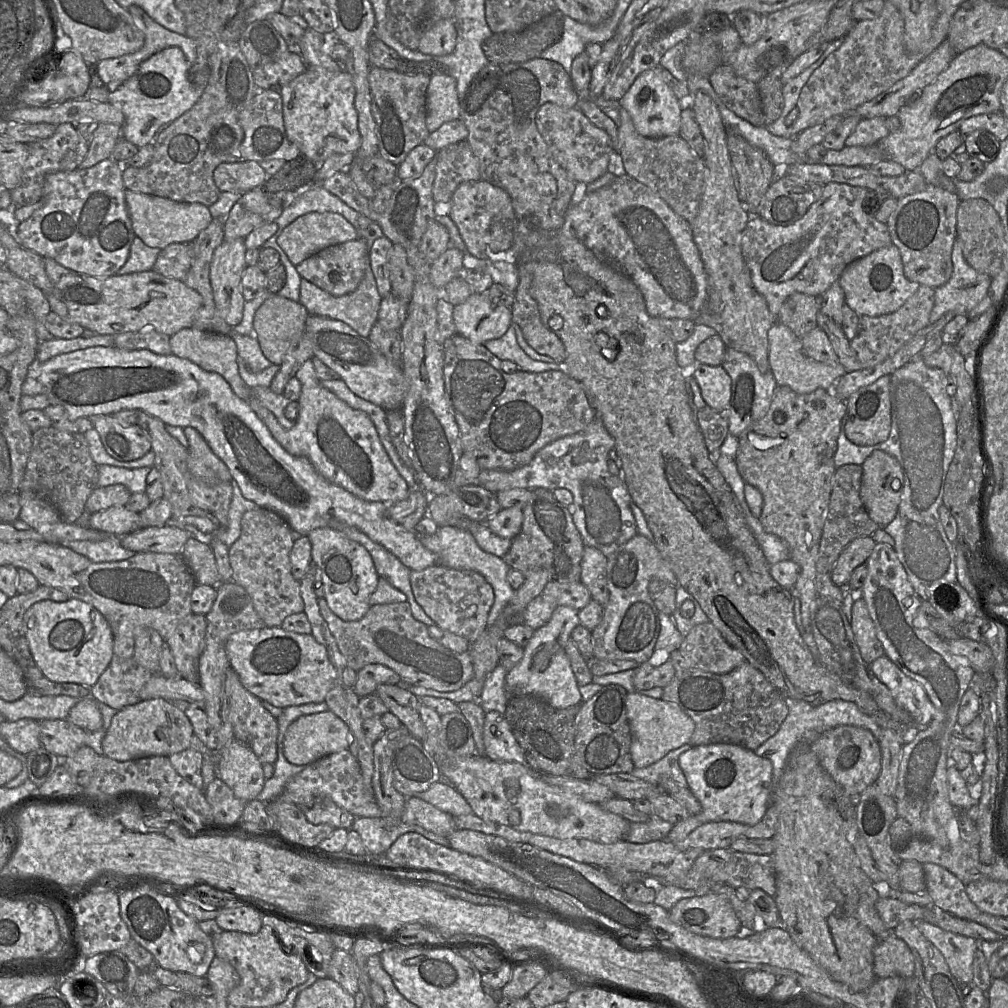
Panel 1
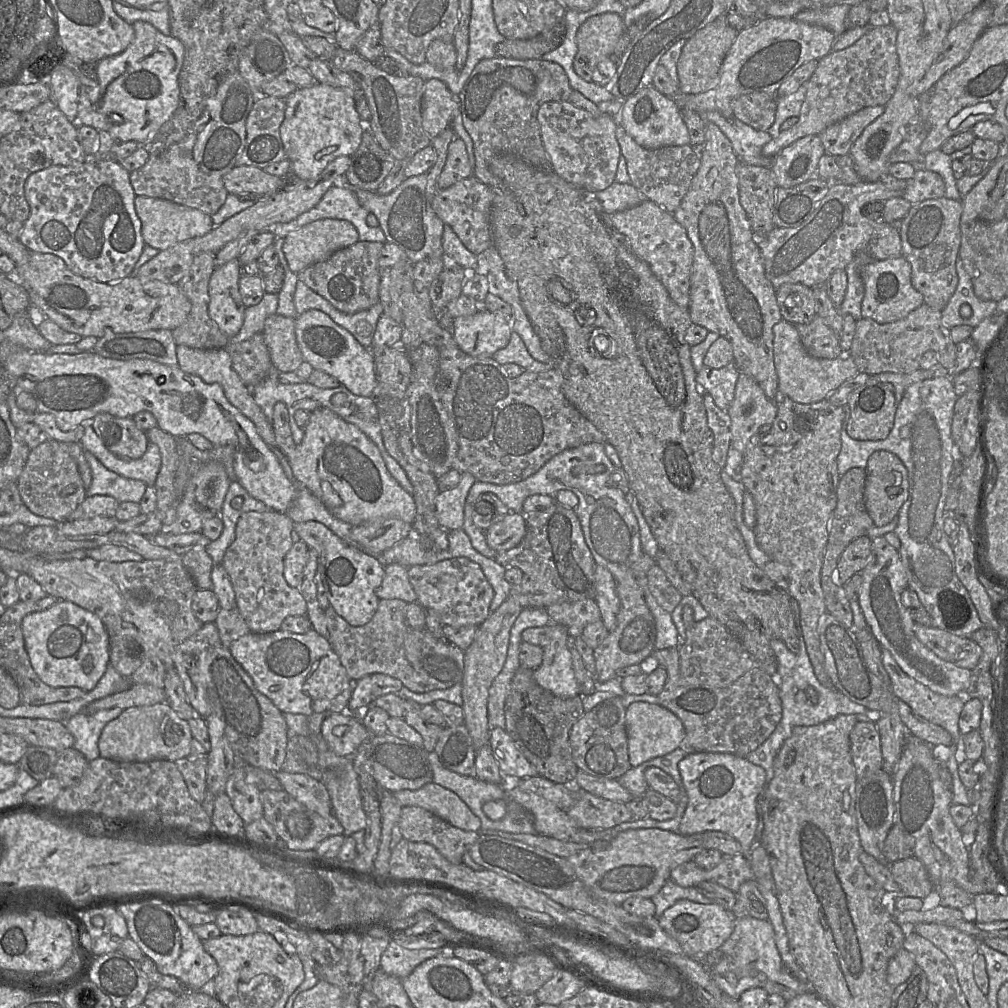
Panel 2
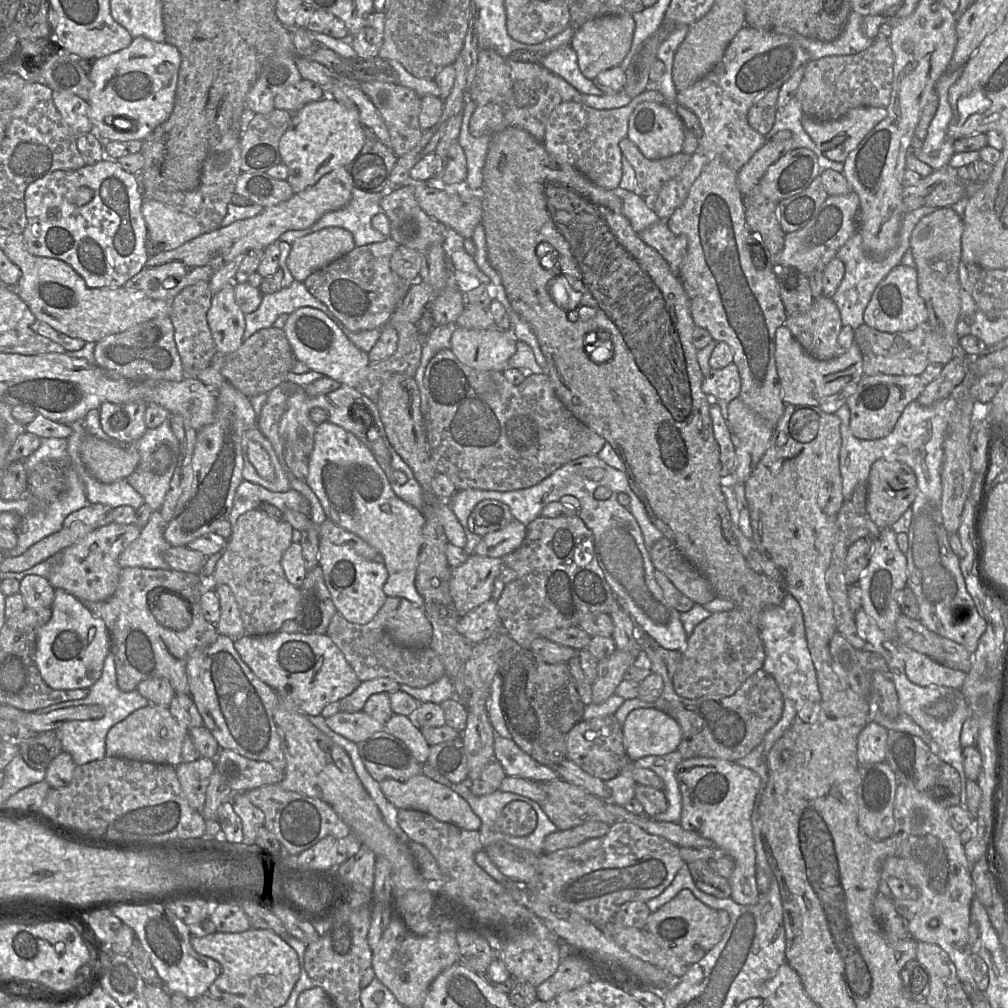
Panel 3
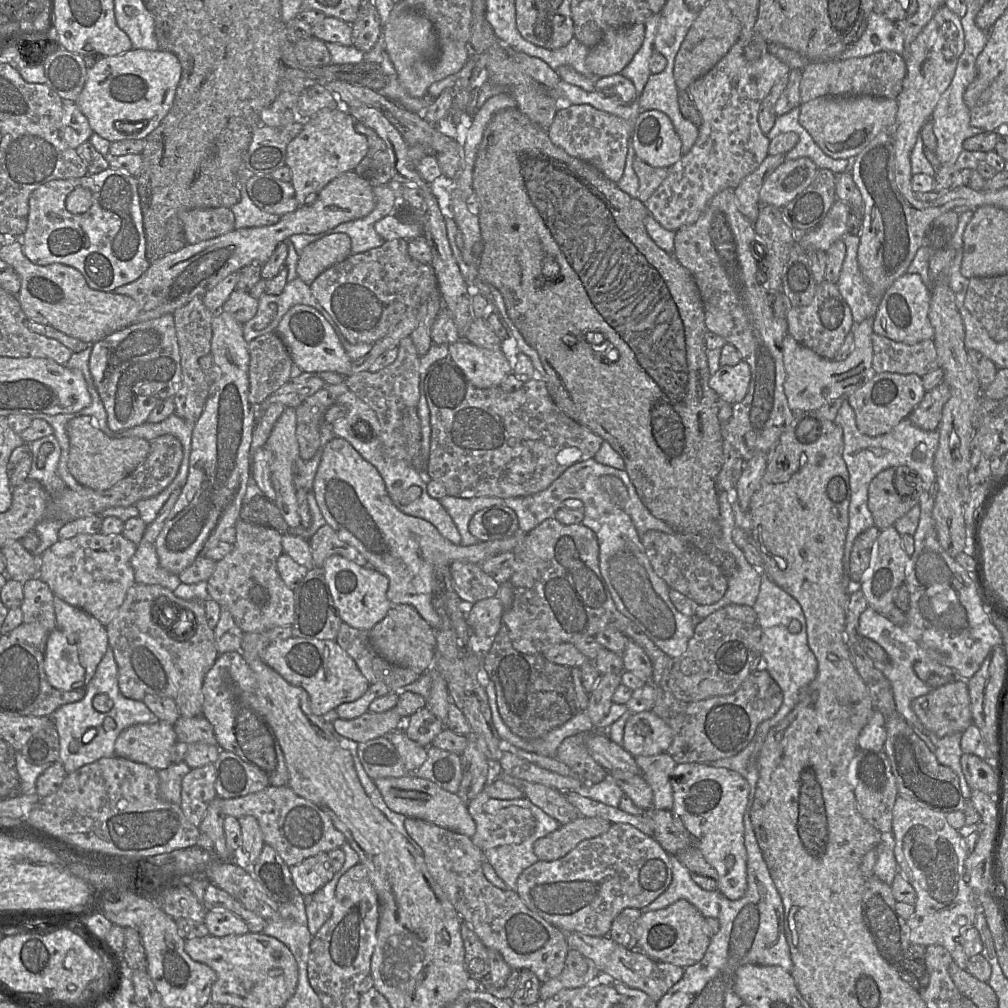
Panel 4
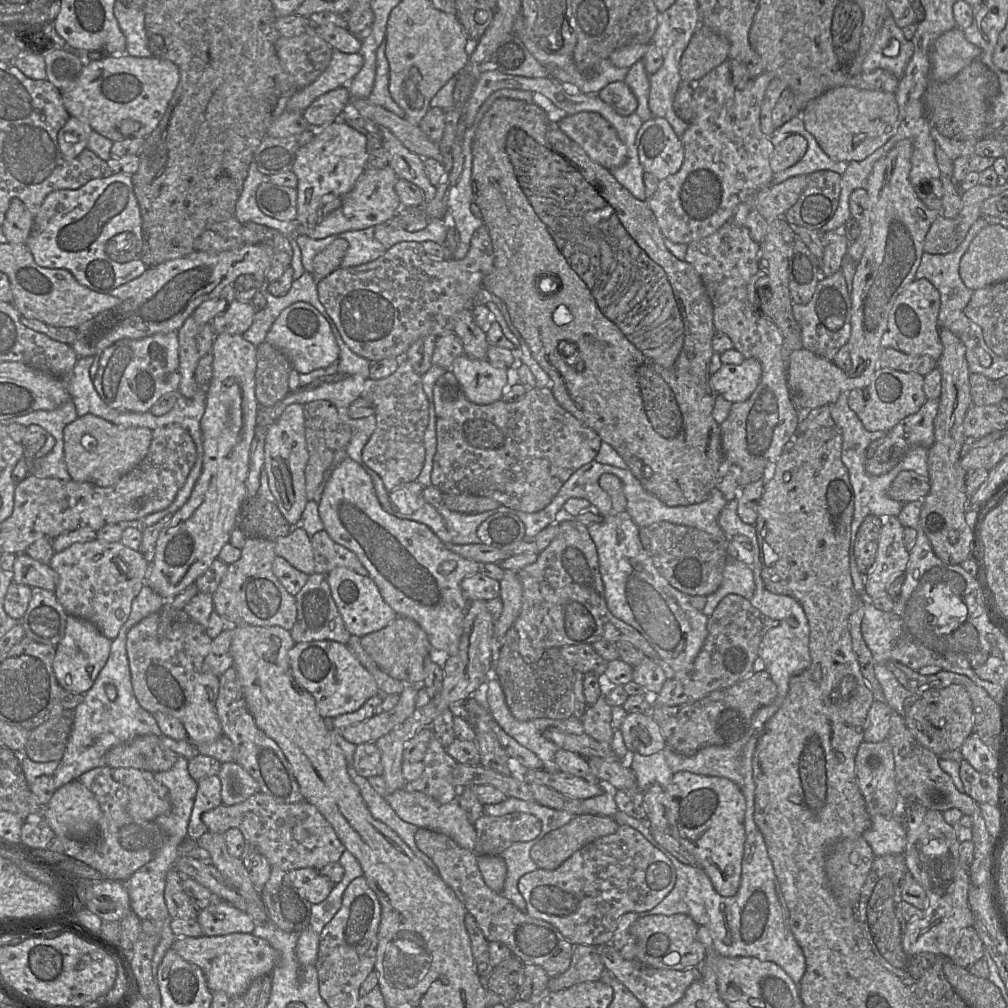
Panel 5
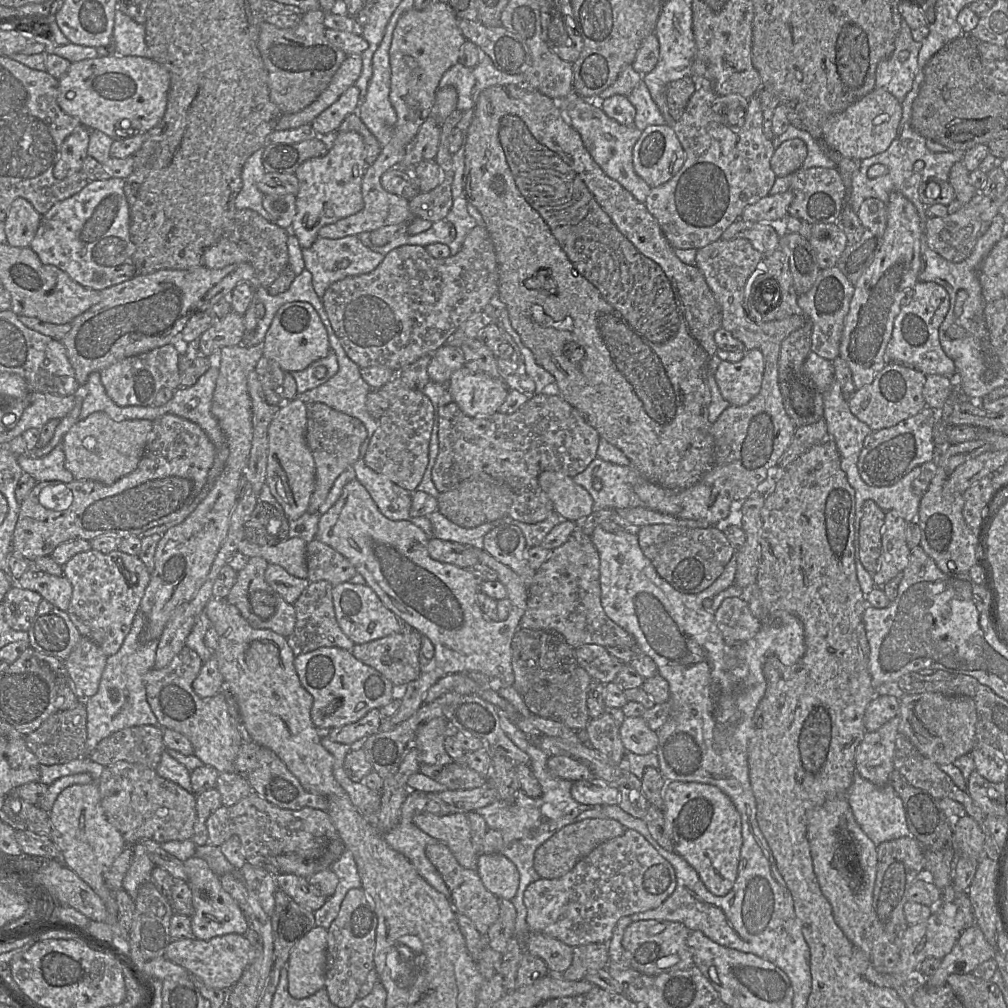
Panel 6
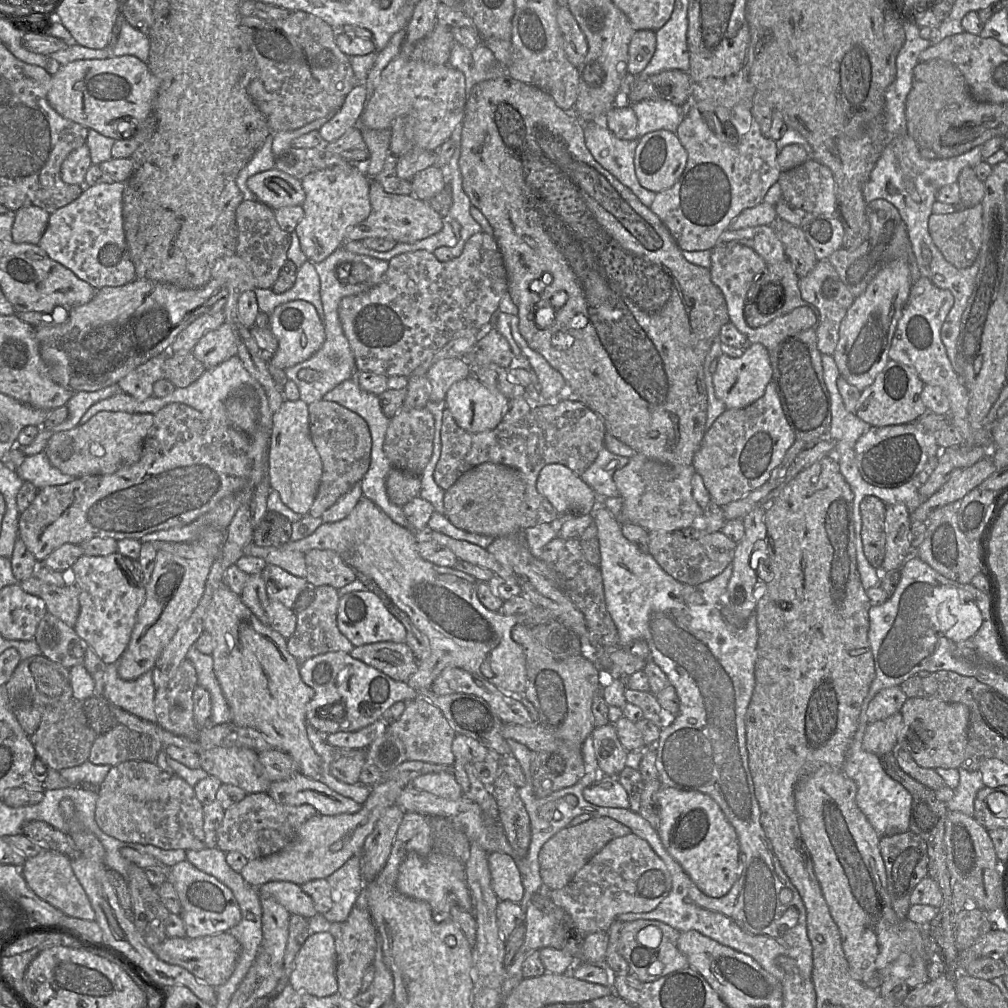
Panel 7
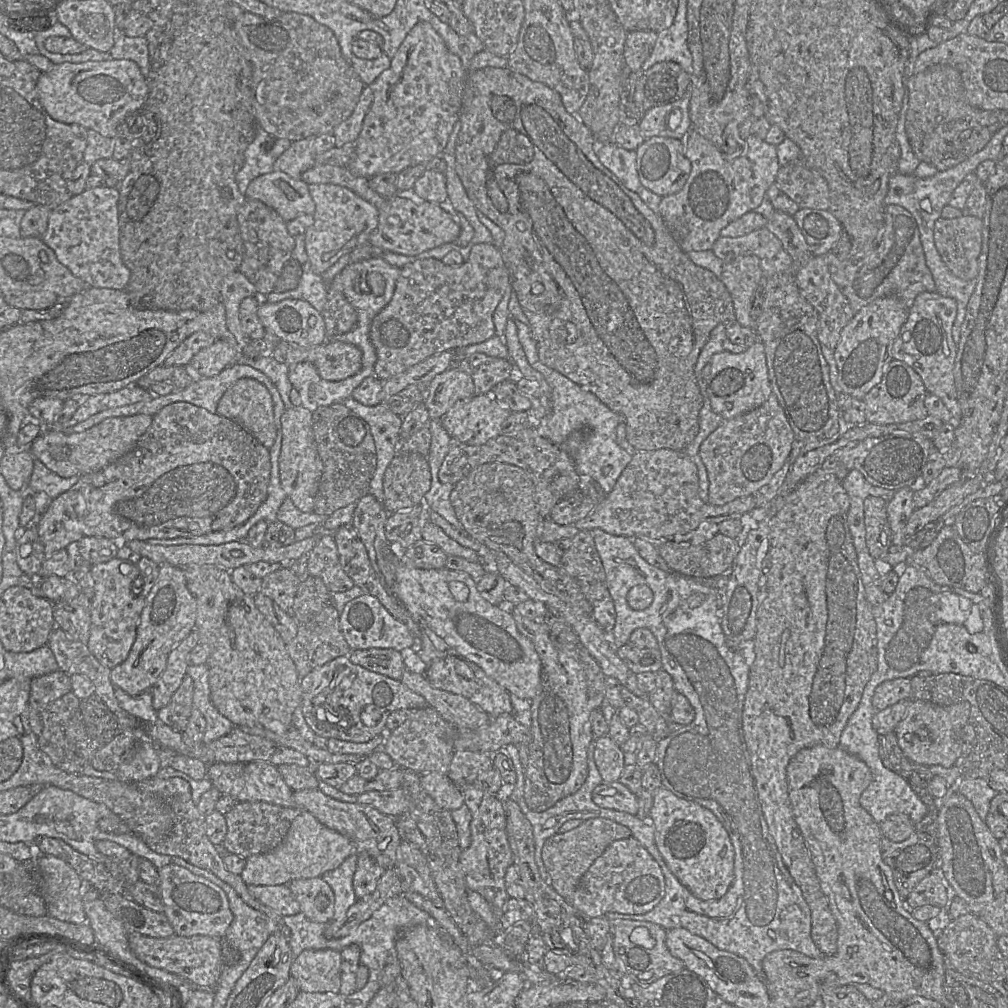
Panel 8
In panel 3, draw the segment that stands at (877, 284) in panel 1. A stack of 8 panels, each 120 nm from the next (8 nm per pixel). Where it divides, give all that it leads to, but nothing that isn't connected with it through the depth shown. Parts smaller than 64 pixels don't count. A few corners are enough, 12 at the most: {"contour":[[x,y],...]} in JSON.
{"contour":[[899,264],[875,288],[864,323],[912,331],[928,312],[917,270]]}

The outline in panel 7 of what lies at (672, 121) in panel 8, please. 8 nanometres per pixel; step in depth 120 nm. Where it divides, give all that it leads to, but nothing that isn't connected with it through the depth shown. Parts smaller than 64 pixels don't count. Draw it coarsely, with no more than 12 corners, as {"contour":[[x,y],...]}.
{"contour":[[668,101],[630,105],[640,137],[656,130],[676,133],[685,108]]}

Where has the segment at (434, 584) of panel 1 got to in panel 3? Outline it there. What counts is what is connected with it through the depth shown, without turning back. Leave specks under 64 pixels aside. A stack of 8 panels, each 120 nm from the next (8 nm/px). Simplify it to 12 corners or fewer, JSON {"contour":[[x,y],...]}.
{"contour":[[469,555],[451,569],[460,617],[492,599],[501,558]]}

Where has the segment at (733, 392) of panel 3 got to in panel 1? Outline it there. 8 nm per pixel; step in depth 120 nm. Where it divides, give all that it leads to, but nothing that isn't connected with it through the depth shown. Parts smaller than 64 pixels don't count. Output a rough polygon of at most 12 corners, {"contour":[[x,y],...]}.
{"contour":[[698,364],[691,377],[718,413],[728,410],[732,381],[721,365]]}

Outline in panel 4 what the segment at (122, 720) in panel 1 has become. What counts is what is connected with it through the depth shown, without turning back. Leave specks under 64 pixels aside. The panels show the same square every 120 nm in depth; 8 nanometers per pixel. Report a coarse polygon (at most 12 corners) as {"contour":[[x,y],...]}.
{"contour":[[136,724],[115,741],[115,756],[168,768],[174,725]]}

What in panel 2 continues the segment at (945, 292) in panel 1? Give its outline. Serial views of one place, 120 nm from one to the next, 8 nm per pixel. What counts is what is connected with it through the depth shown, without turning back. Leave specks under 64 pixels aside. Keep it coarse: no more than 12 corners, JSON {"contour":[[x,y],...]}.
{"contour":[[956,259],[957,288],[941,312],[949,329],[976,328],[998,302],[975,295],[971,277]]}

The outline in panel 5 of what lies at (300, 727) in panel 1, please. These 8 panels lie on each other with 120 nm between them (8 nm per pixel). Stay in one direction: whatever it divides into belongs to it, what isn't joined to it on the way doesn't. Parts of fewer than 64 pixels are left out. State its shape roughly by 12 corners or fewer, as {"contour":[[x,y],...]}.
{"contour":[[407,685],[393,709],[339,733],[355,745],[375,743],[414,713],[417,692]]}

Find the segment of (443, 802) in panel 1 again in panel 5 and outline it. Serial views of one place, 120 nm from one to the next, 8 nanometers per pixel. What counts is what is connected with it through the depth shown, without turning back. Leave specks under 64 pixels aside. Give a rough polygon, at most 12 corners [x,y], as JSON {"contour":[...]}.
{"contour":[[382,775],[367,780],[403,821],[442,833],[474,851],[475,828],[456,800],[389,793]]}

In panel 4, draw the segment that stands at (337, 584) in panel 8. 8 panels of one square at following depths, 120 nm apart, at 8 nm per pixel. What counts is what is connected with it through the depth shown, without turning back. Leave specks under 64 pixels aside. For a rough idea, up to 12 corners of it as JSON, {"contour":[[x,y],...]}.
{"contour":[[328,524],[309,543],[315,567],[339,555],[374,569],[356,548],[342,541]]}

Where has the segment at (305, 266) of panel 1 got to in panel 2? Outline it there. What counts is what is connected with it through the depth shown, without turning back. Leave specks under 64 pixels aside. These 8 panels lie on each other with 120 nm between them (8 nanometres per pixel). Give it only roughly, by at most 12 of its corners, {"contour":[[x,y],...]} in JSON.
{"contour":[[358,241],[298,279],[341,312],[379,302],[381,242]]}

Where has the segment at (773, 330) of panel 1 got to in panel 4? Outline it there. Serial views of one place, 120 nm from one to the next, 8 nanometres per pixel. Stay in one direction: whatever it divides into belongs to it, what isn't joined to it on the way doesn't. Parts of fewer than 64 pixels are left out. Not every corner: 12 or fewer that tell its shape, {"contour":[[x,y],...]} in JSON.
{"contour":[[873,317],[842,361],[782,342],[792,411],[817,411],[876,374]]}

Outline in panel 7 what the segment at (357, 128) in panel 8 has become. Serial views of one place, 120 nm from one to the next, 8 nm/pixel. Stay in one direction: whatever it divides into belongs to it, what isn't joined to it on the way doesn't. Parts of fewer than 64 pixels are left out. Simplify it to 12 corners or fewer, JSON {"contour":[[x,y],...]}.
{"contour":[[358,84],[319,129],[325,143],[359,126],[366,87]]}

